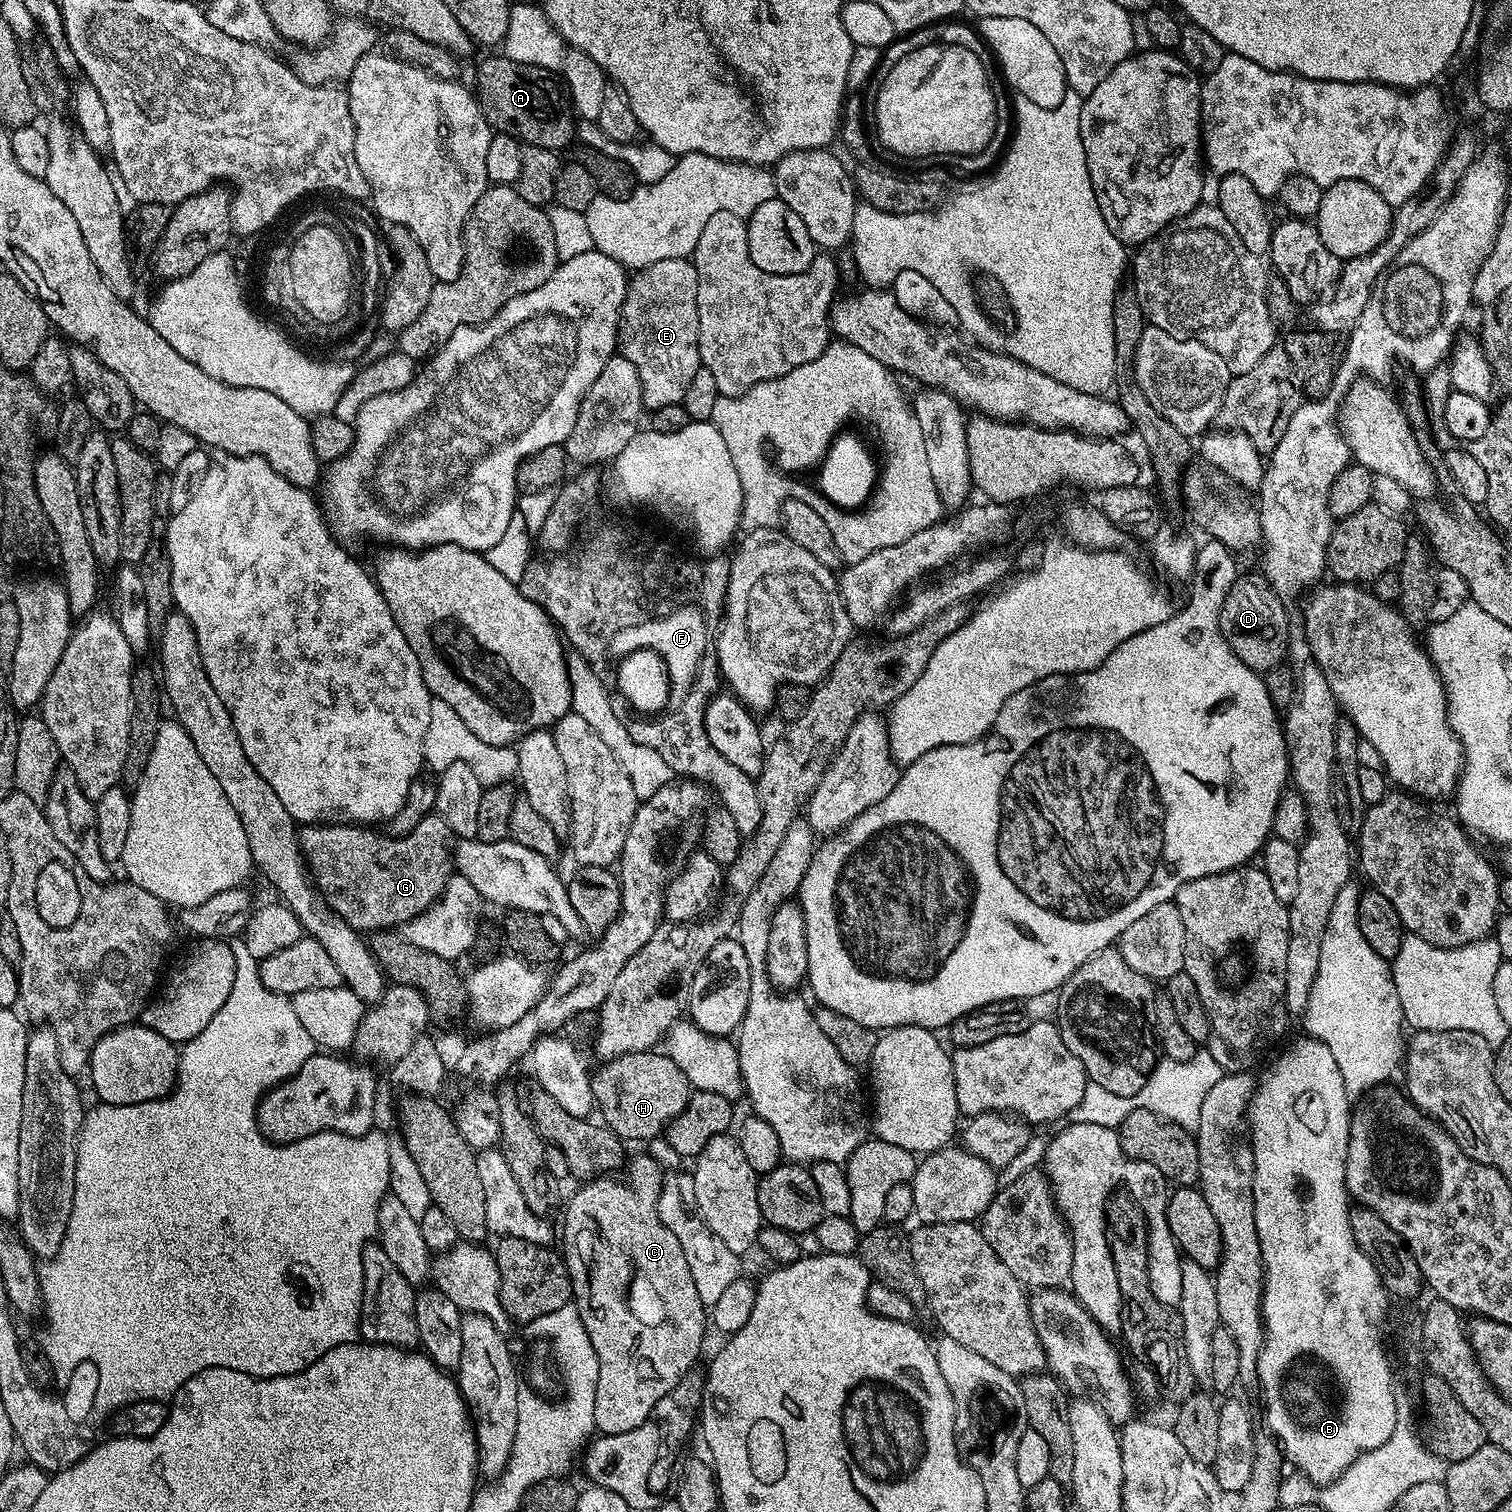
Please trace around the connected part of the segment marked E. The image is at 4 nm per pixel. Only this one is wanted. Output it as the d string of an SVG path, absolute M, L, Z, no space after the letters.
M666 258L639 269L629 279L628 289L620 307L618 352L638 370L643 407L651 410L683 401L694 374L701 368L698 350L698 270L691 259Z

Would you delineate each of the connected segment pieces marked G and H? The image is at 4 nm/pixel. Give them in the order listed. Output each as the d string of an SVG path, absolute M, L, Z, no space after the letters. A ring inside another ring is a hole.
M429 814L421 817L417 828L404 836L376 836L375 827L357 826L352 822L328 823L313 822L301 827L298 832L300 851L304 854L304 863L317 889L328 901L329 908L354 931L368 934L373 930L386 930L401 925L415 916L421 916L443 897L444 889L448 887L453 875L454 865L450 842L448 846L450 833L441 816Z
M660 1050L647 1052L624 1052L613 1060L603 1061L601 1068L591 1073L592 1098L598 1109L599 1119L612 1129L624 1142L629 1140L652 1140L663 1133L672 1119L688 1106L688 1098L694 1089L687 1080L686 1074L678 1068L669 1055Z

